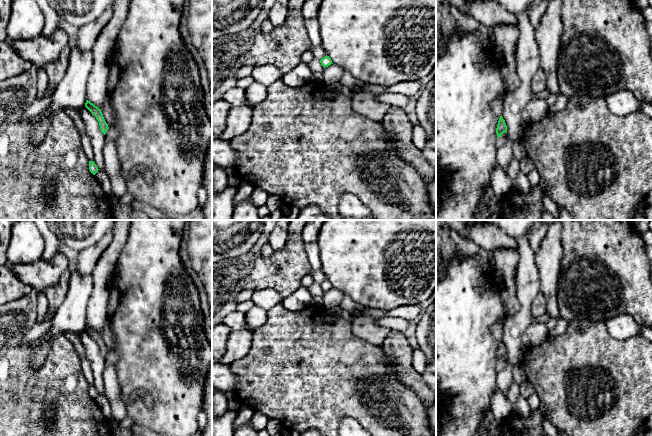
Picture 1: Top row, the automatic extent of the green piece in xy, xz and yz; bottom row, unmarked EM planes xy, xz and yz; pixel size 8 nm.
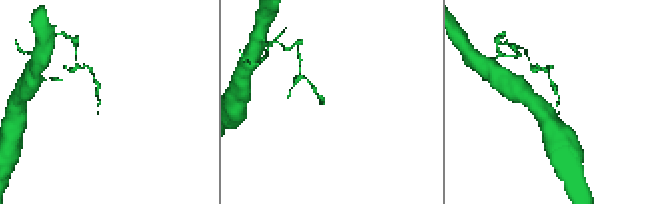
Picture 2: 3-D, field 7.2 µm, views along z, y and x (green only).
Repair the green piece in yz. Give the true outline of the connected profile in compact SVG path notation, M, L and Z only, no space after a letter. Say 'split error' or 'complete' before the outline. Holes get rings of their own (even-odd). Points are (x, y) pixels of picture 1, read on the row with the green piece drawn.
complete; M501 115L496 128L497 138L500 137L505 132L507 132L507 126L506 126L505 120Z

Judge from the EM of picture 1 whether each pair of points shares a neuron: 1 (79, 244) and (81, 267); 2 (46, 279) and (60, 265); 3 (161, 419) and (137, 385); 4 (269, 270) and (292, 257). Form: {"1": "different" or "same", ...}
{"1": "different", "2": "same", "3": "same", "4": "same"}

